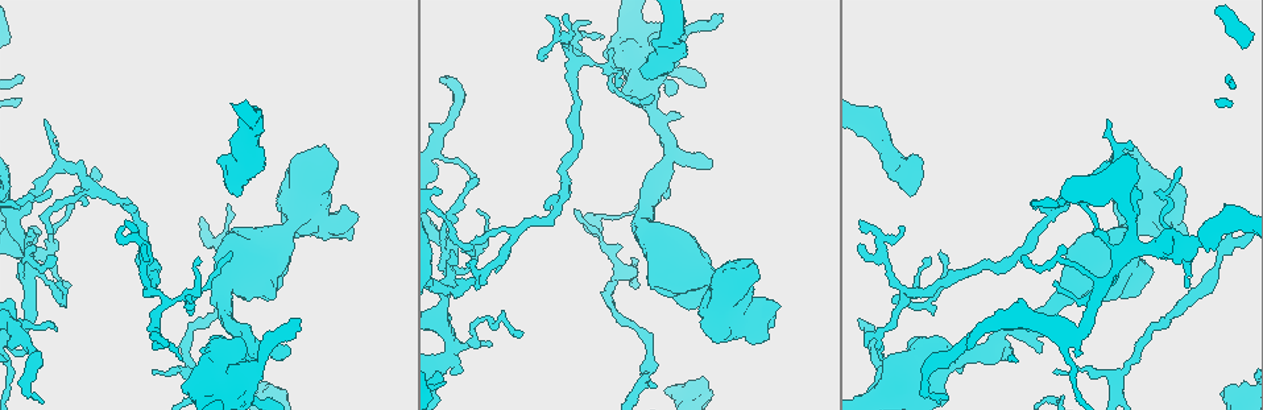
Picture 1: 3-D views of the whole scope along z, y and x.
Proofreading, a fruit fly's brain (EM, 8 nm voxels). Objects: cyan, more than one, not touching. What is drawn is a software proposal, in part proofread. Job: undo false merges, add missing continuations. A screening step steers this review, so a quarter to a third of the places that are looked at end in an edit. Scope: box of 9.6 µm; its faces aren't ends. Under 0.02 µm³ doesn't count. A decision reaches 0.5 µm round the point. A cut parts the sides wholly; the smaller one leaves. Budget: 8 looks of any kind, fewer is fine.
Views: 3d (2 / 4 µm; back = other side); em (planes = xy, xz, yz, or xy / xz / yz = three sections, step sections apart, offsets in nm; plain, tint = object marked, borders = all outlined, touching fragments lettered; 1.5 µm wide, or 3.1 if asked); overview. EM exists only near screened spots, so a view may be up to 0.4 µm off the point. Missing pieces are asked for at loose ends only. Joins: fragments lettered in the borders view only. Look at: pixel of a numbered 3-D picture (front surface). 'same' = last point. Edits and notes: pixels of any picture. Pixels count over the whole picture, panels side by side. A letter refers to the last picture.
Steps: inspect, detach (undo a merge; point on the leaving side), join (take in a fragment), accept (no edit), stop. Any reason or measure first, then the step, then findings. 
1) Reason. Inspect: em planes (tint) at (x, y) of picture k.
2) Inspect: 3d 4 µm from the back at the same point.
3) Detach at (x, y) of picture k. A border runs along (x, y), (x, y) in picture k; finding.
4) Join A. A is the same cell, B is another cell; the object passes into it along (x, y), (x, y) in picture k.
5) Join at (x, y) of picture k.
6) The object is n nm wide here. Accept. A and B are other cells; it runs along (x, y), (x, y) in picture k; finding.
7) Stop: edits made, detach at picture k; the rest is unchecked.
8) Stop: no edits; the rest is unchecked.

Branch stops here. Inspect: 3d 2 µm at (1011, 351) of picture 1.

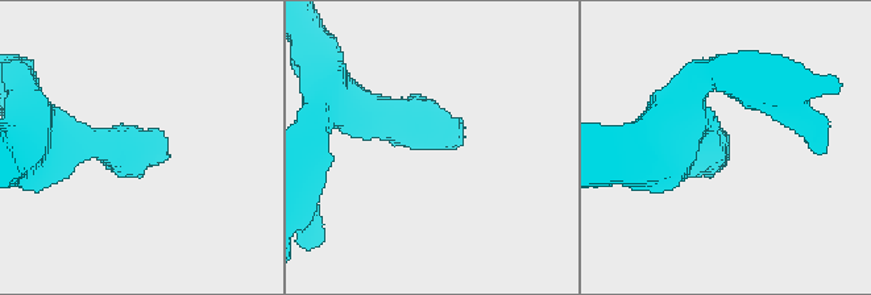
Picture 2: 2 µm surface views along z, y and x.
Need the tissue. Inspect: em xz step 8 (plain) at (729, 154) of picture 2.

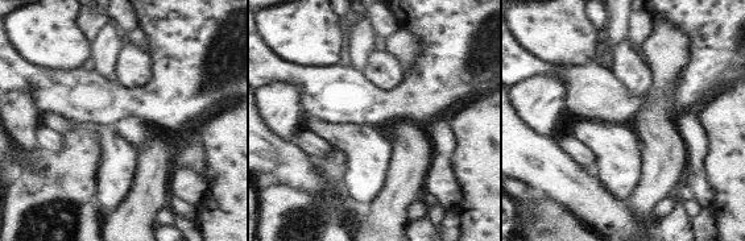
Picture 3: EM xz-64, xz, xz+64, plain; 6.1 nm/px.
See the neighbours. Inspect: em xz step 8 (borders) at the same point.

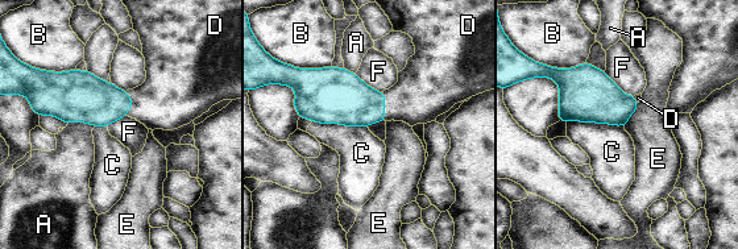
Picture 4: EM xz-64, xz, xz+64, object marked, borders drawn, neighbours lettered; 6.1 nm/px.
Join D. D is the same cell, A, B, C, E and F are other cells; the object passes into it along (344, 99), (384, 107), (422, 92) in picture 4; the neuron continues.

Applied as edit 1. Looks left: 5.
Thick end. Inspect: em yz step 4 (tint) at (1186, 231) of picture 1.

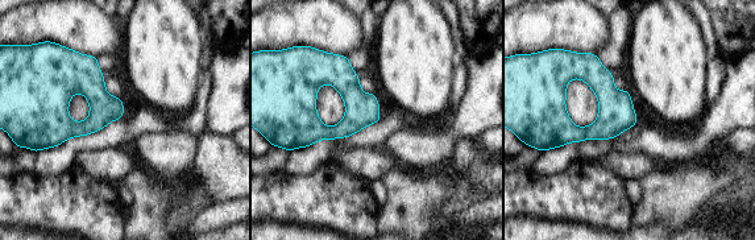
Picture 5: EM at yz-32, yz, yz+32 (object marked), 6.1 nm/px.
Cut it another way. Inspect: em planes (borders) at the same point.

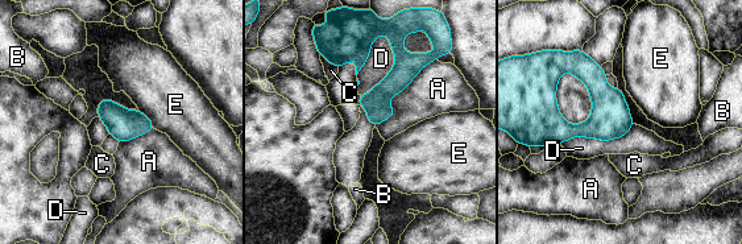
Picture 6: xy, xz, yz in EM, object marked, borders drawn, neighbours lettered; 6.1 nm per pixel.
Accept. A, B, C, D and E are other cells; a border runs along (139, 110), (154, 128) in picture 6; none of them fits.

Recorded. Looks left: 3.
Stop: edits made, join at picture 4; the rest is unchecked.

